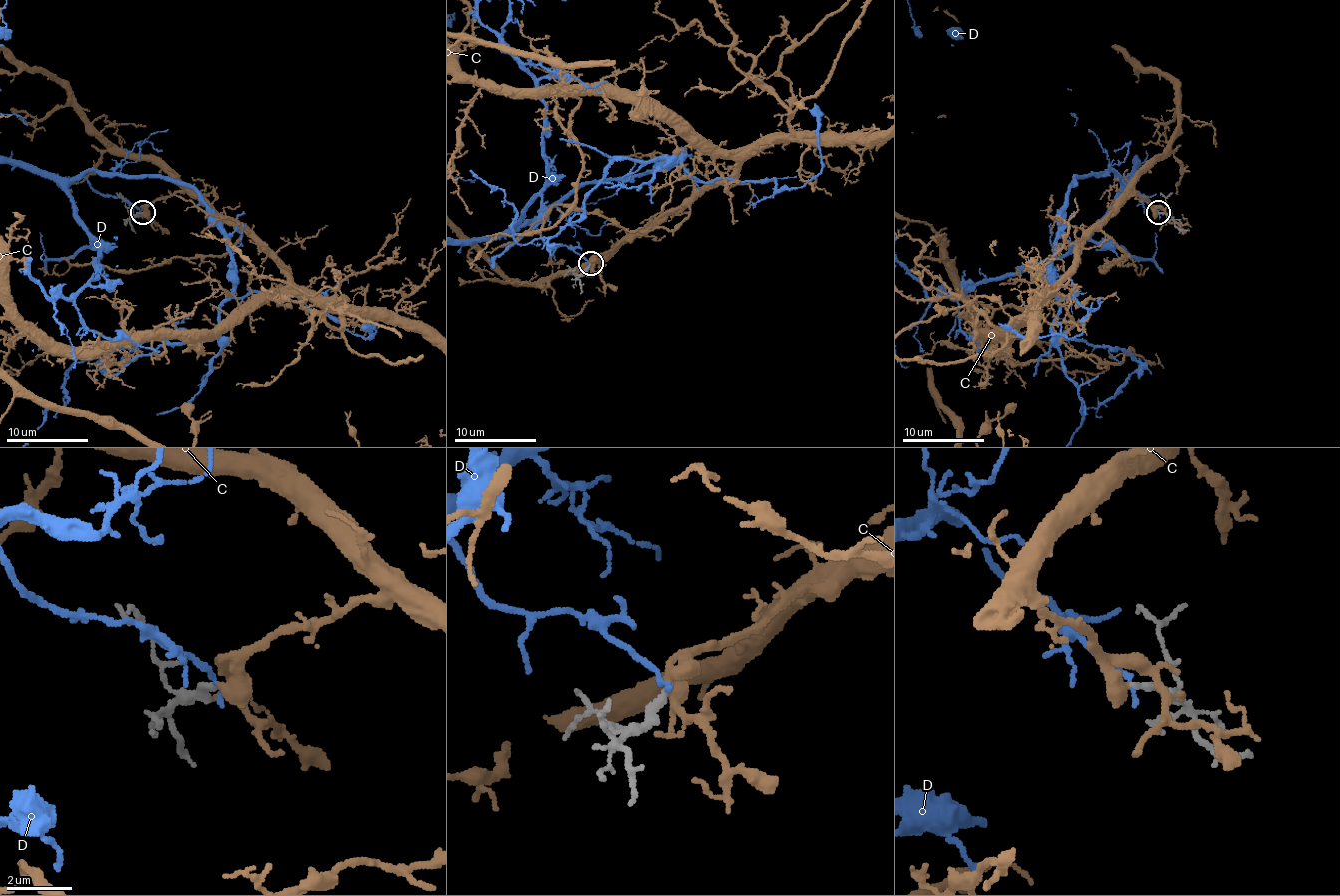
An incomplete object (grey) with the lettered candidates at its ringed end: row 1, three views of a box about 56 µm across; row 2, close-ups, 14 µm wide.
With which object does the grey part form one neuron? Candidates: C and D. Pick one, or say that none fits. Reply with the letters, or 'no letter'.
C

